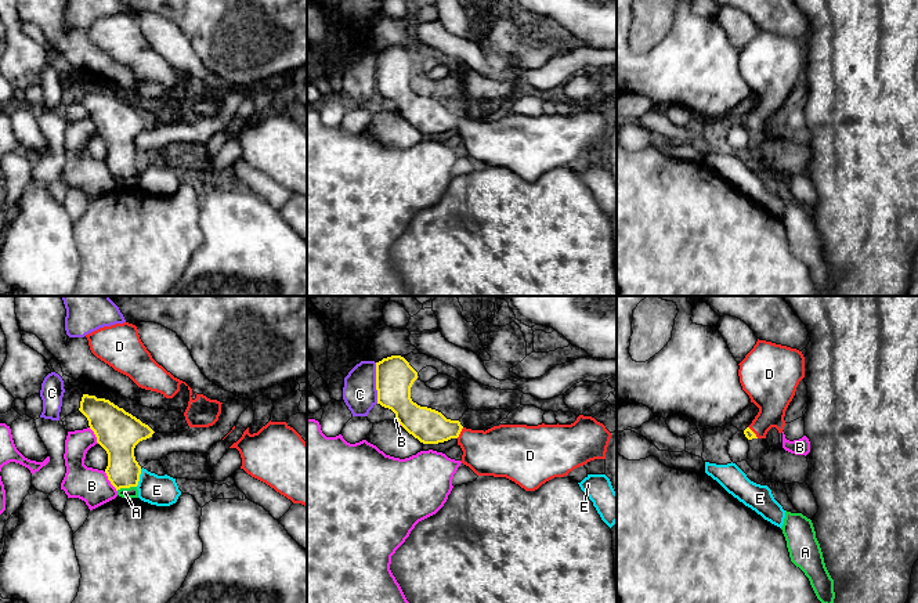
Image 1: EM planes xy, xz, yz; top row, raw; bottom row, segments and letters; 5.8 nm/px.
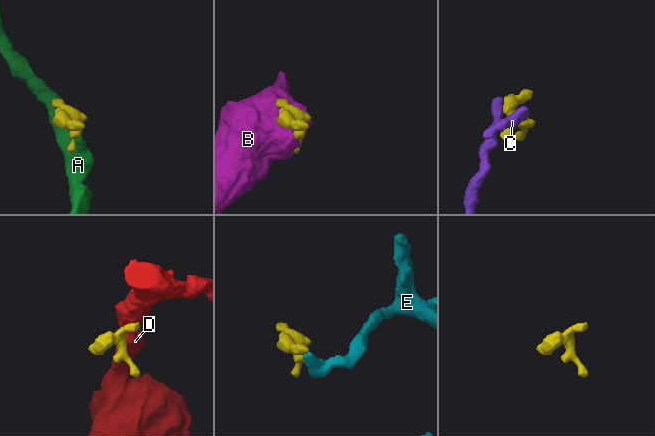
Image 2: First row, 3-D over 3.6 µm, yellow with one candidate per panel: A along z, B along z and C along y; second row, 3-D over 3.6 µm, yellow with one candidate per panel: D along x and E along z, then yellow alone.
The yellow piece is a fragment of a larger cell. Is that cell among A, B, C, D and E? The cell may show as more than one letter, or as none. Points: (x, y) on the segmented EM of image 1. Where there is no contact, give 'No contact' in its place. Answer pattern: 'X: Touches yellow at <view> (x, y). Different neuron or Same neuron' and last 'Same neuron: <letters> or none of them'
A: Touches yellow at xy (126, 487). Different neuron
B: Touches yellow at xy (109, 480). Different neuron
C: Touches yellow at xz (376, 383). Different neuron
D: Touches yellow at xz (459, 433). Same neuron
E: Touches yellow at xy (138, 477). Different neuron
Same neuron: D

